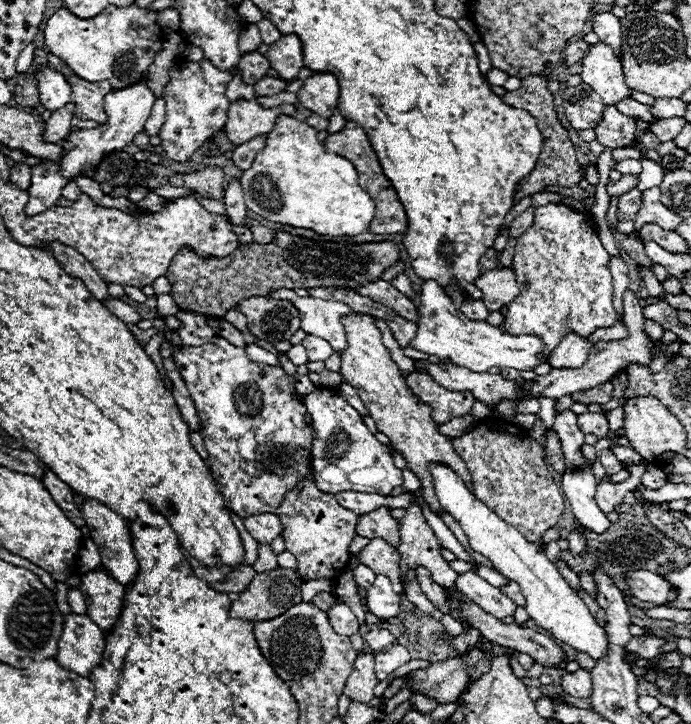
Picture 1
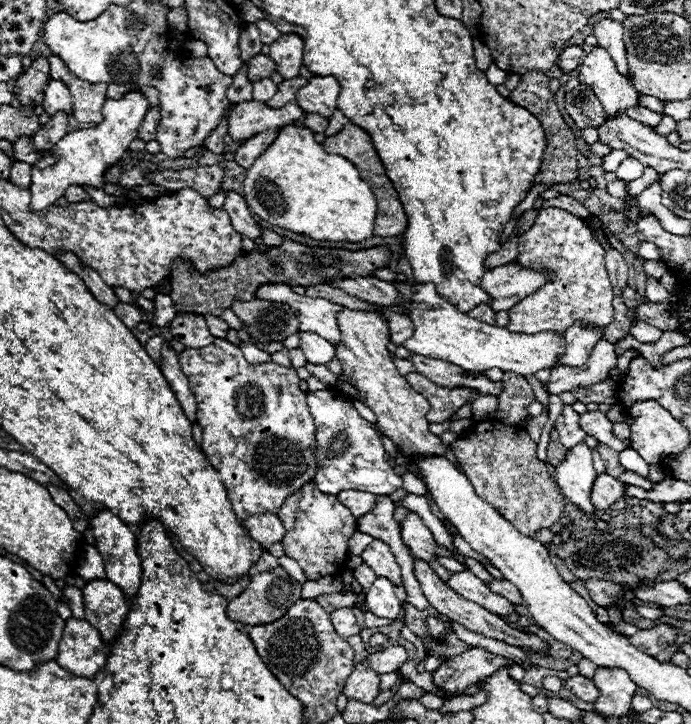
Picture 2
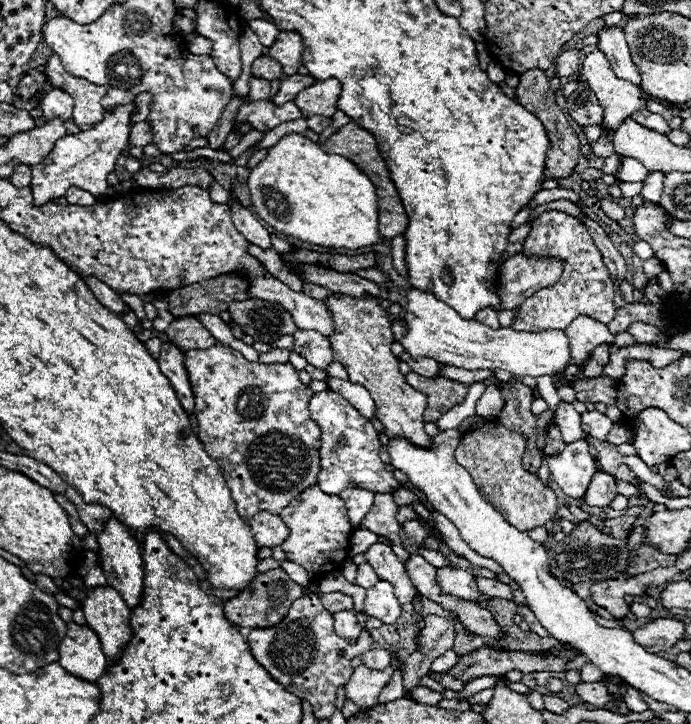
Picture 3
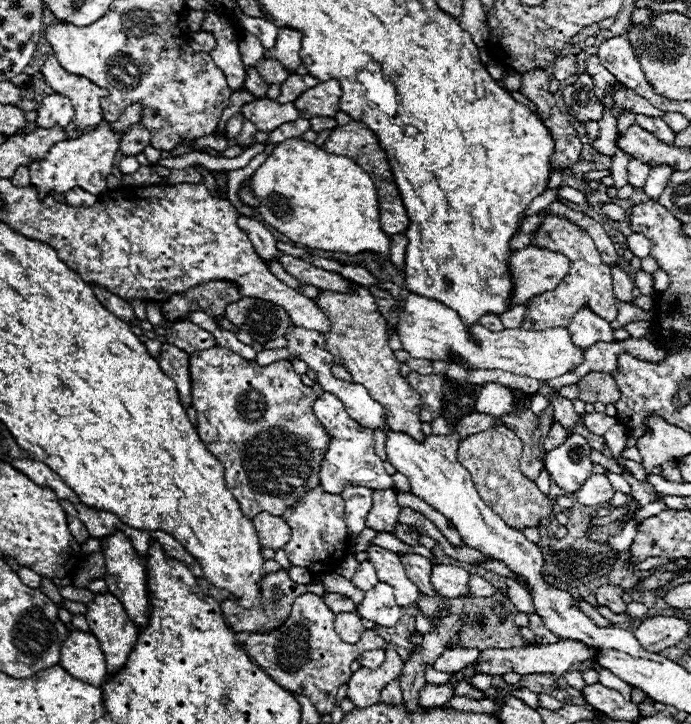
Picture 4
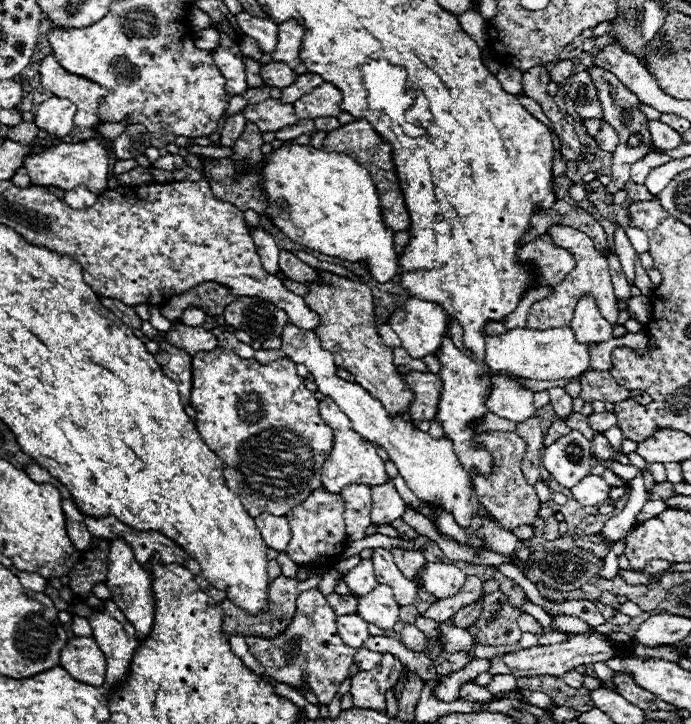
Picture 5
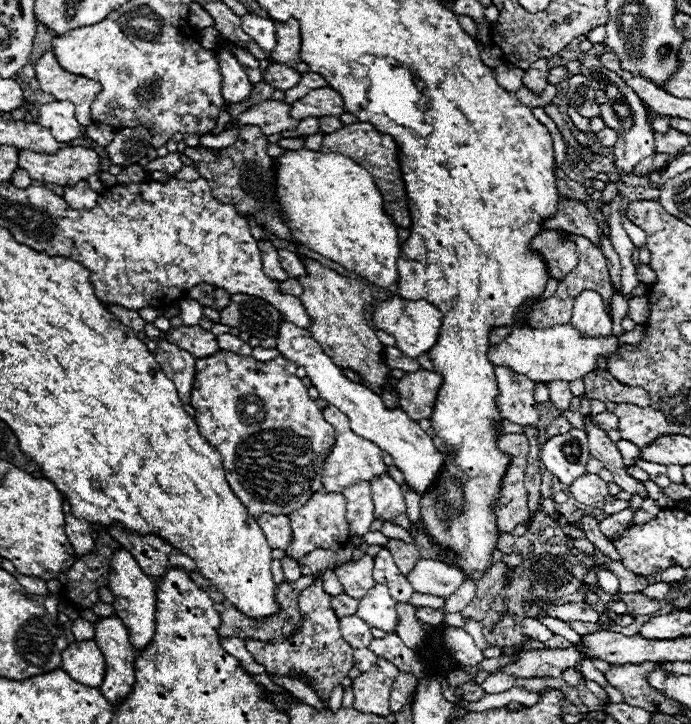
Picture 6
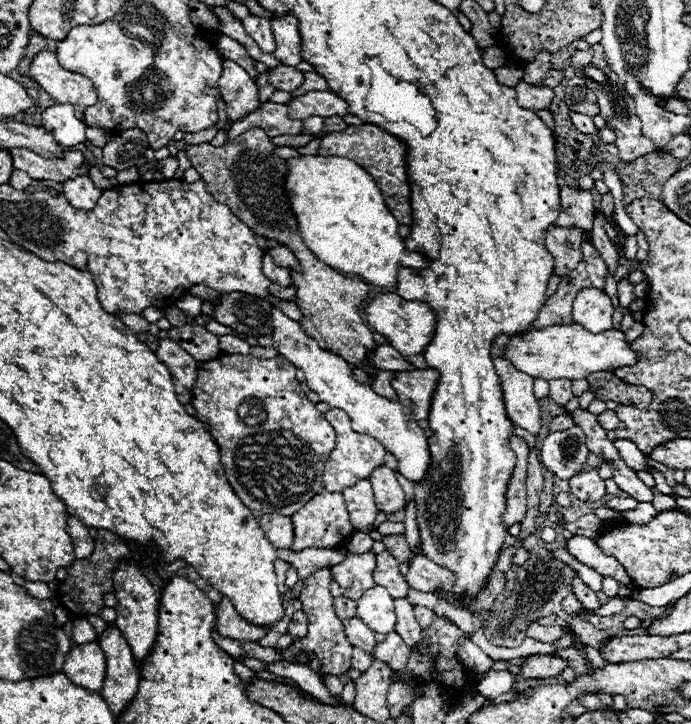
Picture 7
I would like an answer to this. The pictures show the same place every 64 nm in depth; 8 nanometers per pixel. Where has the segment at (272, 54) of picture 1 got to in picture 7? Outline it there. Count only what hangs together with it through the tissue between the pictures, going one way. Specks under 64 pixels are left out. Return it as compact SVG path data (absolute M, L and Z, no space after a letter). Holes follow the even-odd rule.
M288 14L284 18L272 18L274 24L274 38L278 48L274 50L274 56L286 64L286 66L296 66L302 62L300 56L300 30L298 30L298 20Z

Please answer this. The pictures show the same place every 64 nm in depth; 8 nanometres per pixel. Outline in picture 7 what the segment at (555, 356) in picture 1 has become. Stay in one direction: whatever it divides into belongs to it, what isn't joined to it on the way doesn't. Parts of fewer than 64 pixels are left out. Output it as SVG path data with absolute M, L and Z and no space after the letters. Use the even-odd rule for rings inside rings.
M584 288L574 300L574 324L582 324L588 330L612 328L612 302L606 292L596 288Z

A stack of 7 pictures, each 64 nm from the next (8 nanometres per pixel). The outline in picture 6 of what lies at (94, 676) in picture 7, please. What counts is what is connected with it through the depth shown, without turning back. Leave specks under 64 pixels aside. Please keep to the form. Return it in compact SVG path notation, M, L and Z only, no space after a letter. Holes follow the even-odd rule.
M82 640L82 642L72 642L66 652L62 652L62 666L64 672L72 680L78 680L86 686L102 686L104 680L104 654L100 652L98 644L94 640Z

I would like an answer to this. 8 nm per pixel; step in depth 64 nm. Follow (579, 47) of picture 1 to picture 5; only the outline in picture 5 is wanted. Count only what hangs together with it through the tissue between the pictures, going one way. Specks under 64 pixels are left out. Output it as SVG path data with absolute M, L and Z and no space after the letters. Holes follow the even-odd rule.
M560 60L552 70L550 70L550 80L552 82L564 82L568 76L574 74L574 62L572 60Z

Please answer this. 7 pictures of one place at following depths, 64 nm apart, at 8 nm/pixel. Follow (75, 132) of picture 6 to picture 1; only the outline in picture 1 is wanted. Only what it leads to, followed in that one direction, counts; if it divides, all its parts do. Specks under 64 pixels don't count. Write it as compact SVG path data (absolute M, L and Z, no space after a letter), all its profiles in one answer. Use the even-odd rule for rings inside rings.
M40 66L36 68L36 80L40 102L46 110L54 112L56 108L62 108L70 102L70 84L60 72L54 72L50 66Z

